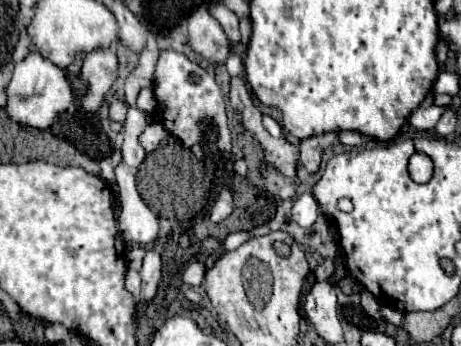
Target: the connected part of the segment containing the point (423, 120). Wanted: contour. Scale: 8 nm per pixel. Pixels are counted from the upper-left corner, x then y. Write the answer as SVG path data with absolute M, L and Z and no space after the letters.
M416 108L410 116L410 124L416 128L416 130L432 130L436 126L436 122L440 120L444 108Z

